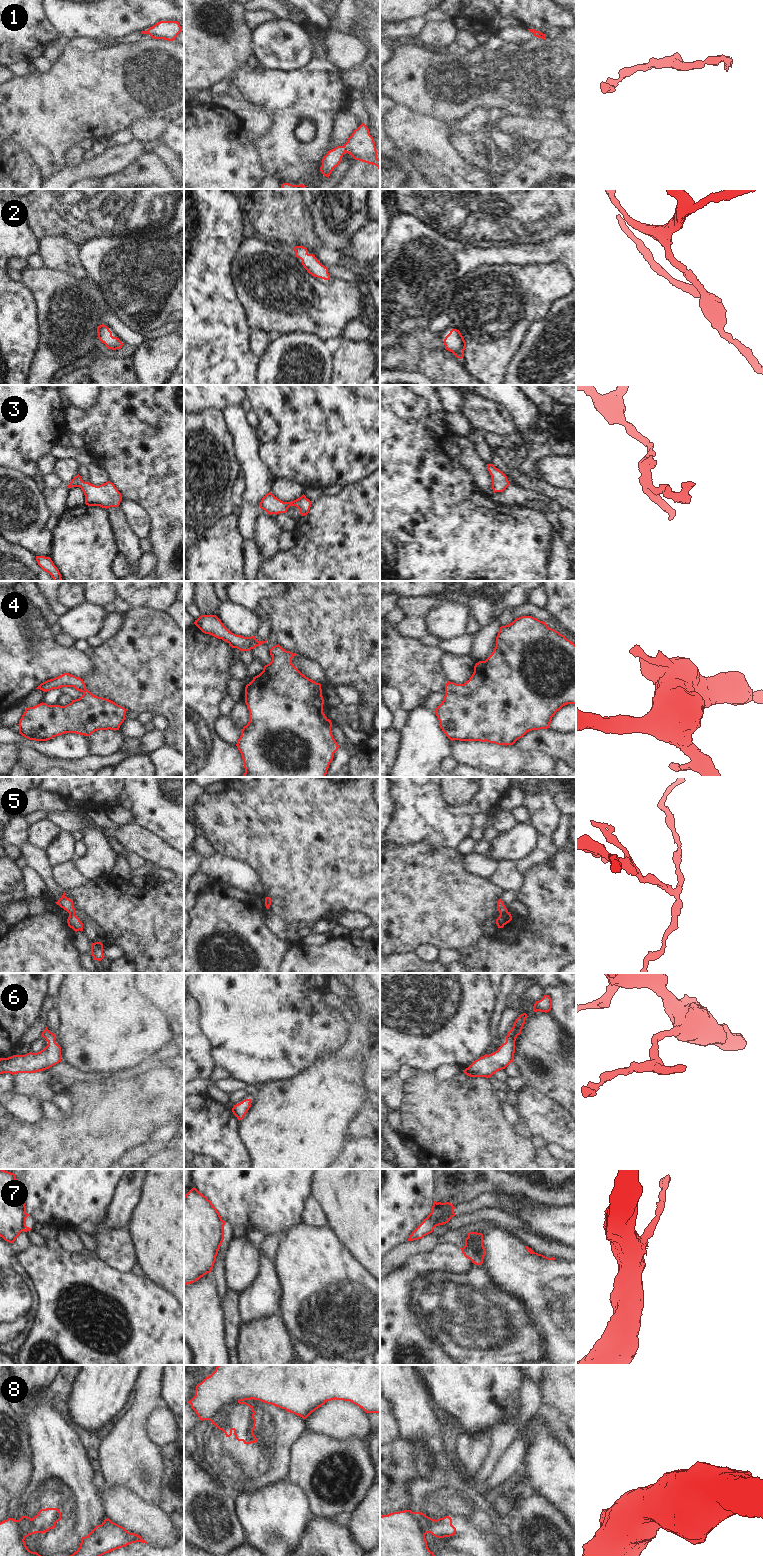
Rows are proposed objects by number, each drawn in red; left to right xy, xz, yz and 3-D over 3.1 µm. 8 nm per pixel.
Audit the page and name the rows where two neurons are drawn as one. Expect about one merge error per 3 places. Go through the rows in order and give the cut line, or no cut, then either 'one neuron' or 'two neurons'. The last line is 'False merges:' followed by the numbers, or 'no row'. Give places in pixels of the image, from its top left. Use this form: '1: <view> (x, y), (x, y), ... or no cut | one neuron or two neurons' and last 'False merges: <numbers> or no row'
1: no cut | one neuron
2: no cut | one neuron
3: no cut | one neuron
4: no cut | one neuron
5: yz (507, 911), (500, 914) | two neurons
6: no cut | one neuron
7: yz (432, 1212), (436, 1217), (435, 1226) | two neurons
8: xz (239, 1401), (233, 1405), (227, 1420), (218, 1428) | two neurons
False merges: 5, 7, 8

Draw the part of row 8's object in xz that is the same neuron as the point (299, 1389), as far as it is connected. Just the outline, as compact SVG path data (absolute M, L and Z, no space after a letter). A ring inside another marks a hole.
M218 1365L188 1401L199 1419L223 1426L236 1402L259 1400L306 1419L327 1401L350 1401L366 1413L380 1413L380 1365Z

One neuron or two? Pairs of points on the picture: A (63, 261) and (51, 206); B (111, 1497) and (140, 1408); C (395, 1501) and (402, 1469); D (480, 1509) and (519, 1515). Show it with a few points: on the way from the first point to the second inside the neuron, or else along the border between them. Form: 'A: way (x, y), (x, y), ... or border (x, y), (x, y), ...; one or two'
A: border (39, 239), (45, 236), (63, 236), (79, 247); two
B: border (102, 1473), (110, 1484), (129, 1486), (137, 1494); two
C: way (395, 1493), (396, 1477); one
D: border (496, 1514), (498, 1521); two

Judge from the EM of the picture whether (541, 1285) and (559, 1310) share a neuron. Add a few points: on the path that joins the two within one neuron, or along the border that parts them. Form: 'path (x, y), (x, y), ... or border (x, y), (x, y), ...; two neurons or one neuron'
path (547, 1291), (559, 1304); one neuron

